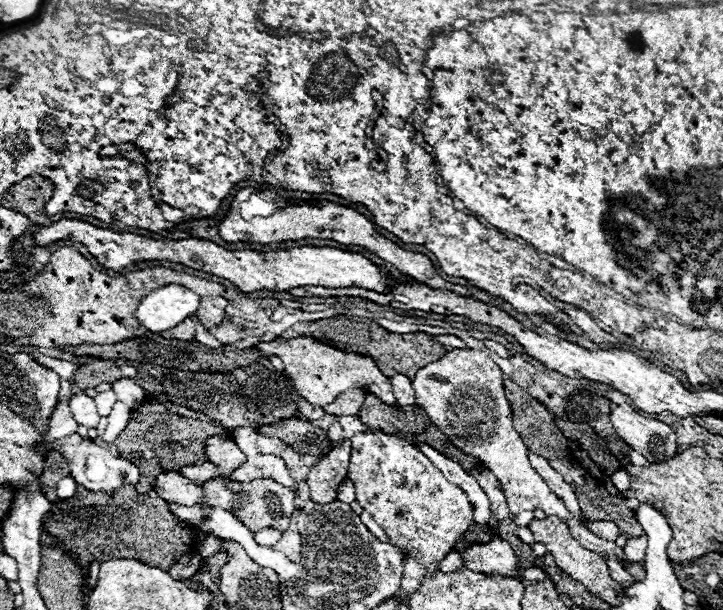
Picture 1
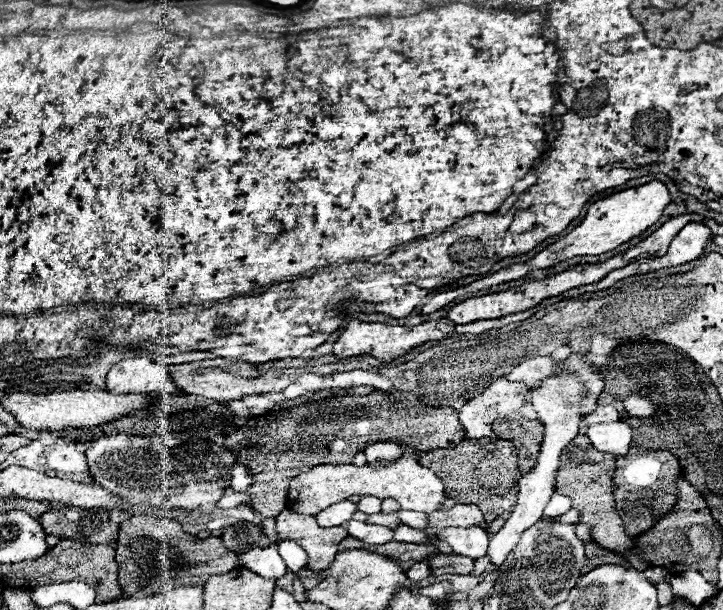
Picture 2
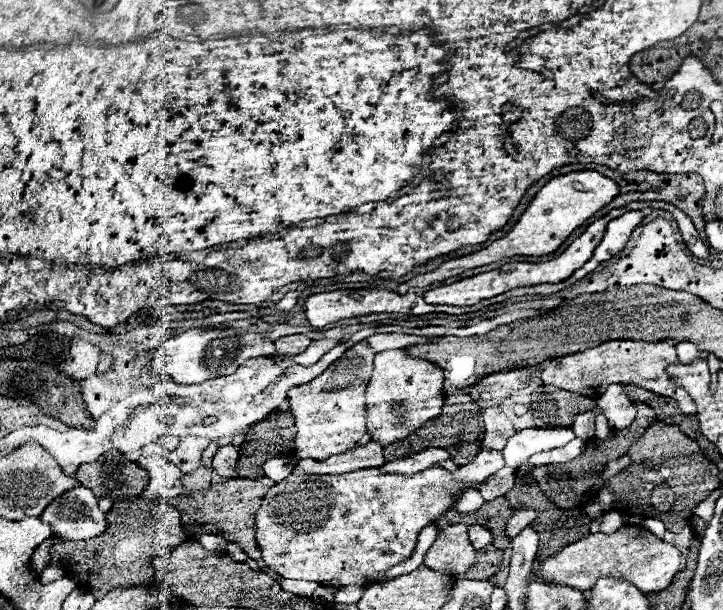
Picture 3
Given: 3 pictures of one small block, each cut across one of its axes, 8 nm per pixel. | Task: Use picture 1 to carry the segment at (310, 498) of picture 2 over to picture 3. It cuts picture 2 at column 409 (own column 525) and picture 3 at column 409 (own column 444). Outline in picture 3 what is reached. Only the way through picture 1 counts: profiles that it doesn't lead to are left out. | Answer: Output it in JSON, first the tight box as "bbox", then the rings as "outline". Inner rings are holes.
{"bbox":[366,350,444,448],"outline":[[[384,350],[374,358],[374,372],[366,388],[368,434],[382,448],[402,442],[408,434],[434,420],[444,406],[444,372],[438,364],[412,358],[404,350]]]}

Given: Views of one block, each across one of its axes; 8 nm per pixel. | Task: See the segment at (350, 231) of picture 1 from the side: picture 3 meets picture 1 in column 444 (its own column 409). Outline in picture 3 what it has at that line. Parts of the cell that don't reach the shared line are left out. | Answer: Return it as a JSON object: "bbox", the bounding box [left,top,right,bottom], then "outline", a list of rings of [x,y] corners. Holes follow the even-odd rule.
{"bbox":[398,170,620,294],"outline":[[[582,170],[582,172],[570,172],[570,174],[564,174],[564,176],[552,178],[534,196],[534,200],[530,202],[528,210],[520,216],[518,224],[502,240],[492,242],[488,248],[484,248],[480,252],[474,252],[474,254],[468,254],[464,258],[454,258],[450,262],[444,262],[438,270],[422,274],[422,276],[416,276],[416,278],[400,284],[398,294],[406,294],[414,286],[422,288],[422,286],[428,286],[432,282],[440,282],[440,280],[446,280],[450,276],[458,276],[464,270],[486,266],[486,264],[498,262],[498,260],[508,258],[508,256],[546,256],[546,254],[552,254],[566,242],[566,238],[576,228],[584,226],[590,216],[594,216],[598,210],[602,210],[606,204],[610,204],[612,198],[616,198],[616,194],[620,194],[620,186],[614,180],[610,180],[610,178],[606,178],[606,176],[598,174],[598,172]]]}

